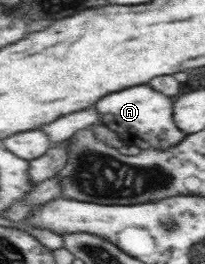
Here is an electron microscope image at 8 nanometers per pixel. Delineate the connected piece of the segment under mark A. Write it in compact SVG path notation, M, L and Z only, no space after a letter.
M137 85L125 91L117 91L113 95L105 95L103 99L97 101L97 109L102 117L102 123L117 133L124 144L135 145L141 150L149 148L166 150L176 146L189 135L174 122L173 98L145 85Z

